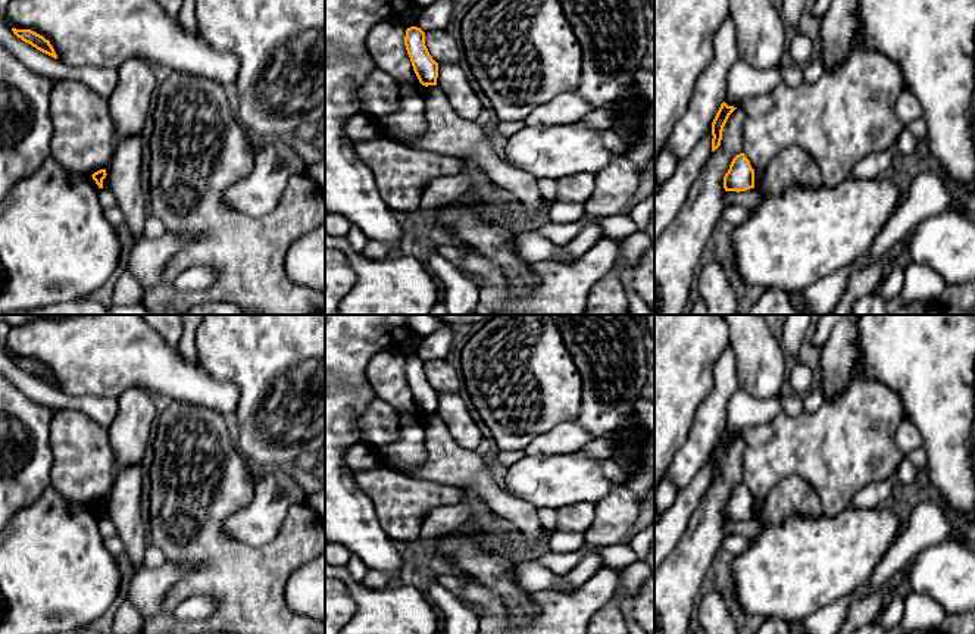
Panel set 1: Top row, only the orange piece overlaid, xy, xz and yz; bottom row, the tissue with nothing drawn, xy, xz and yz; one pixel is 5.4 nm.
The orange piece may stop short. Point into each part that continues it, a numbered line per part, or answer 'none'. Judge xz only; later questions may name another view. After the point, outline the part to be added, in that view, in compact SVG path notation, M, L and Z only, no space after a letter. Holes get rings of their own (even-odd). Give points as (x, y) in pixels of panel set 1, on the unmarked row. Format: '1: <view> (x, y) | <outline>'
none

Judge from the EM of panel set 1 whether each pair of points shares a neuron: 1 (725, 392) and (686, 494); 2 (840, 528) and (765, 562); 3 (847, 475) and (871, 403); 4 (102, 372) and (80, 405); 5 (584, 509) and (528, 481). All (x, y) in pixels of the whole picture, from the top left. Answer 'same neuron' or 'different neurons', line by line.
1: different neurons
2: same neuron
3: same neuron
4: different neurons
5: different neurons

